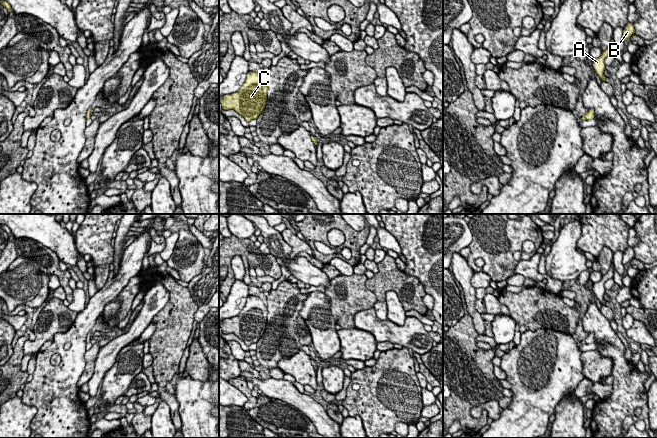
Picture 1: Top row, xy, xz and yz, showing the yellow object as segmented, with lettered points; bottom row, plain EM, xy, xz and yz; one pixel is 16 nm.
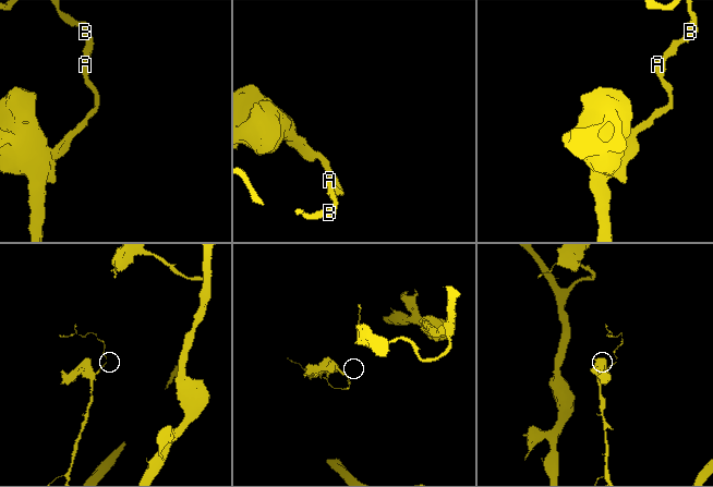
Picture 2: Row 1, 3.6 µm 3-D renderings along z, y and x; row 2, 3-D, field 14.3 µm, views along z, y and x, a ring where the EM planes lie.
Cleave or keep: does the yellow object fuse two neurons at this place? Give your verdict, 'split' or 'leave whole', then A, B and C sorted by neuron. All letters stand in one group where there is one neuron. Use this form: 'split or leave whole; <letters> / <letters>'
leave whole; A B C

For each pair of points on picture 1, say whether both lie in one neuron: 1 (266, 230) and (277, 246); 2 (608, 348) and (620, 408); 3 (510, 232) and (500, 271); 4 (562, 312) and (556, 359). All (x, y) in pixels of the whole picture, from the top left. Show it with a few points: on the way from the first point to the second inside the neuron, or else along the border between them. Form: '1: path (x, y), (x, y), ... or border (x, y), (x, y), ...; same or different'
1: path (269, 234), (275, 242); same
2: path (620, 363), (620, 393); same
3: path (502, 242), (500, 261); same
4: border (536, 329), (555, 329), (572, 335); different

